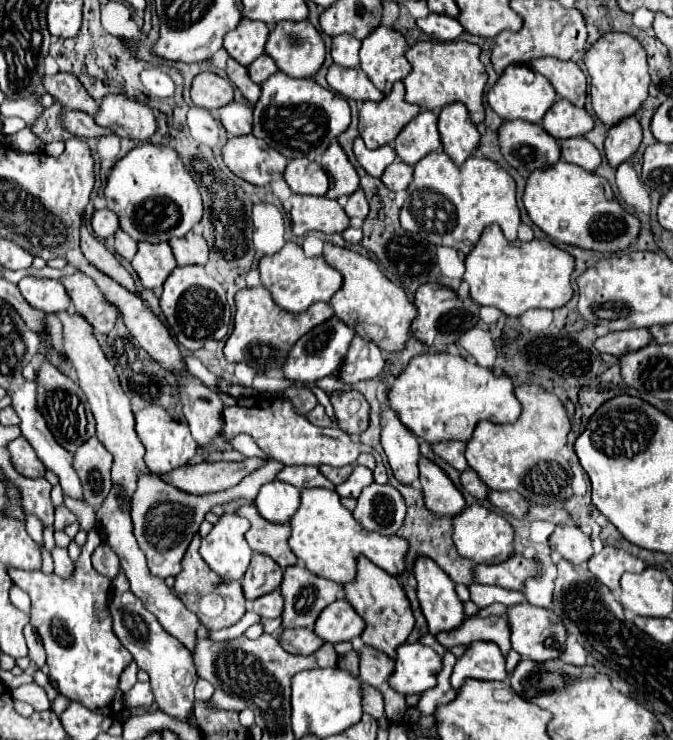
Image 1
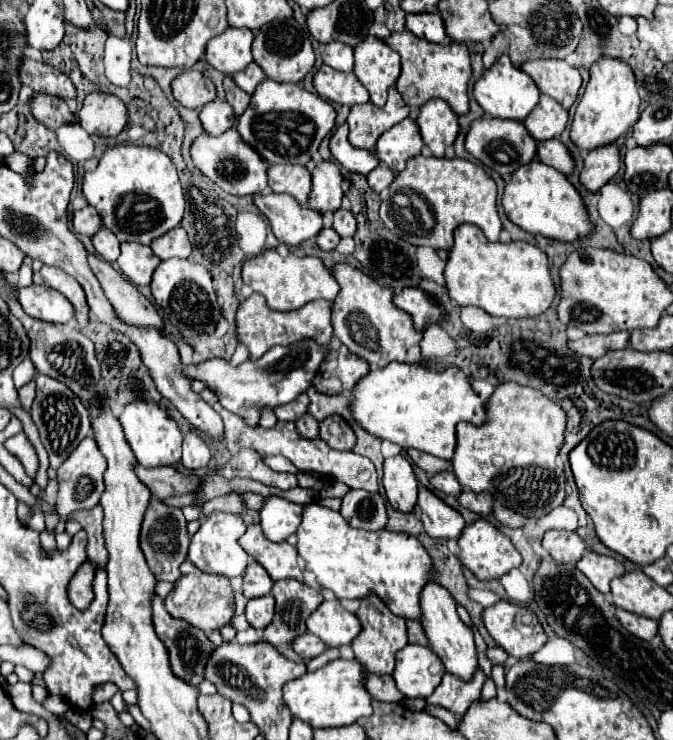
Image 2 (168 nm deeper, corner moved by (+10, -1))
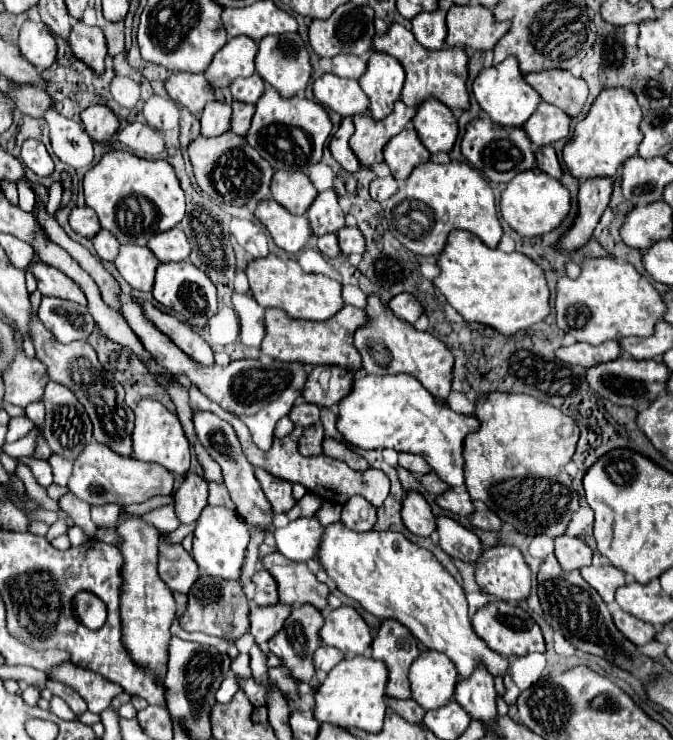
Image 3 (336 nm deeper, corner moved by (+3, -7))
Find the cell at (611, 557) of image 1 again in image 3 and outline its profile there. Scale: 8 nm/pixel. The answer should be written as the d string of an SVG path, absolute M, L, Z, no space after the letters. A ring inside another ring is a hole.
M588 565L582 571L582 577L600 593L600 597L606 603L614 601L614 593L618 587L626 585L626 577L620 569L612 567L612 565Z

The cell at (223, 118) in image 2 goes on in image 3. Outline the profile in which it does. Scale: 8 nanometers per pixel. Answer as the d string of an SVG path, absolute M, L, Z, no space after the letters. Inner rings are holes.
M220 101L208 103L200 115L202 135L216 137L226 133L230 129L230 117L232 117L232 107L228 103L220 103Z

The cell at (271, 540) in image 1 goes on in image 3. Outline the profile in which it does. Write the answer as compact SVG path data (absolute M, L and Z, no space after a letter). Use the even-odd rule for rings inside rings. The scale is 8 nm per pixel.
M276 551L264 557L264 567L278 581L280 603L290 607L300 607L308 603L314 605L318 611L326 609L330 589L316 579L316 575L308 569L306 563L288 561Z

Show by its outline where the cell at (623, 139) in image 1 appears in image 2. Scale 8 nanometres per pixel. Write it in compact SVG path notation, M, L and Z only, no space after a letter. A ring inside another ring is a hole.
M607 143L605 147L597 147L597 151L589 151L585 157L581 183L591 191L599 191L607 181L615 177L619 165L621 165L621 155L617 143Z

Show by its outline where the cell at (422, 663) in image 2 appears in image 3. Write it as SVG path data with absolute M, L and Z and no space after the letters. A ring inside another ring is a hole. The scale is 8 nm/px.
M422 651L410 667L412 697L424 709L440 709L452 701L458 683L454 663L436 651Z

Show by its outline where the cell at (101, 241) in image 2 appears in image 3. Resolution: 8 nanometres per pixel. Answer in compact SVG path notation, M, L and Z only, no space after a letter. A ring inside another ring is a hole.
M102 229L102 231L98 231L94 235L92 243L94 243L94 249L100 255L100 259L104 259L104 261L114 261L116 259L120 243L116 241L116 237L112 237L112 233L108 233L108 231Z

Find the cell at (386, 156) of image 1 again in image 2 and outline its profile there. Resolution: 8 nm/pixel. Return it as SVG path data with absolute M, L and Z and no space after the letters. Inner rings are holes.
M339 125L335 135L331 137L331 143L329 143L329 149L333 153L333 157L347 169L347 171L353 171L353 173L361 173L361 175L369 175L377 165L379 165L379 159L375 157L375 153L367 151L367 149L357 149L349 143L347 139L349 135L349 129L347 125Z

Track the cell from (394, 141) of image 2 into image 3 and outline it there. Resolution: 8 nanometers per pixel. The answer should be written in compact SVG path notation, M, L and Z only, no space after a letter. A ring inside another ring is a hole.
M412 127L392 137L384 147L384 161L388 163L392 177L396 177L398 181L404 181L416 165L426 163L428 159L430 159L430 151L422 145L422 141L418 139Z

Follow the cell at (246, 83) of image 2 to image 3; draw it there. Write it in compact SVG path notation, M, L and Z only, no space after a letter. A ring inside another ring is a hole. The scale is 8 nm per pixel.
M254 73L252 77L246 77L246 79L236 79L230 85L230 91L232 91L234 101L252 103L252 105L256 105L256 101L264 93L264 89L266 89L266 85L264 85L264 81L260 79L258 73Z

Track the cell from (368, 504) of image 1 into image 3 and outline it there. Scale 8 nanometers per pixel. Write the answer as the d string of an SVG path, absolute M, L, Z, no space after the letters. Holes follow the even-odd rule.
M352 497L342 507L340 521L352 531L370 531L376 523L376 507L364 497Z

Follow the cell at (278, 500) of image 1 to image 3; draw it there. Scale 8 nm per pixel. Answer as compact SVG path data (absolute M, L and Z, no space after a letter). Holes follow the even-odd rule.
M300 517L296 521L290 521L286 527L276 529L276 547L278 551L290 559L290 561L310 561L318 557L320 551L320 535L324 533L324 527L316 517L306 519Z

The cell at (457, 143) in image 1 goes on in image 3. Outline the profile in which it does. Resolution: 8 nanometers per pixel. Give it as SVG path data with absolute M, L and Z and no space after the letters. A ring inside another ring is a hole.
M436 99L422 101L416 107L412 125L430 153L448 153L458 137L458 121L454 113L446 105L440 105L440 101Z

